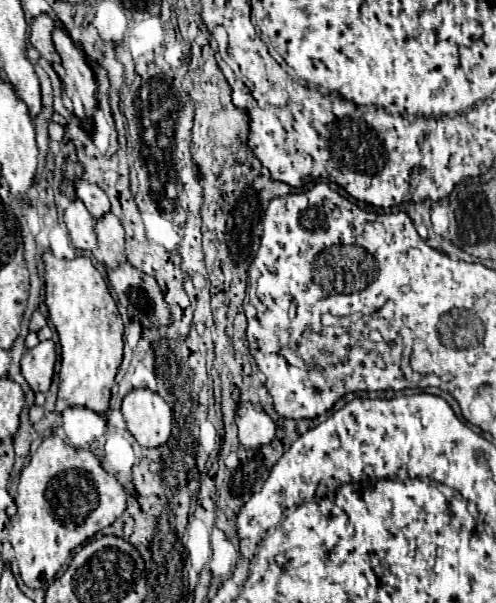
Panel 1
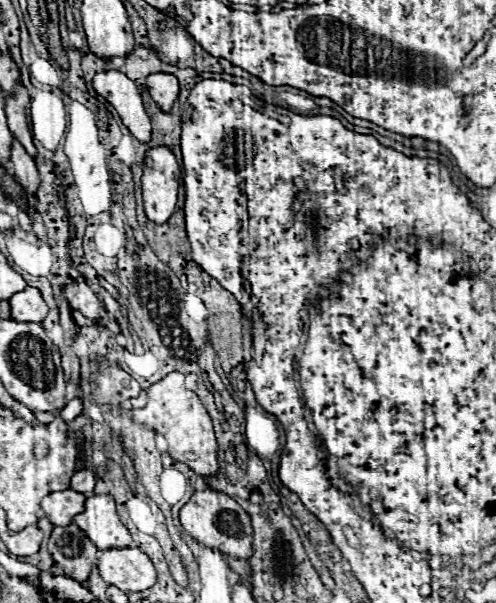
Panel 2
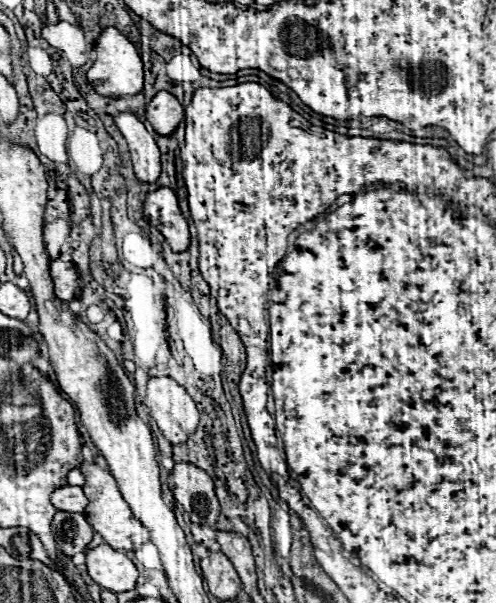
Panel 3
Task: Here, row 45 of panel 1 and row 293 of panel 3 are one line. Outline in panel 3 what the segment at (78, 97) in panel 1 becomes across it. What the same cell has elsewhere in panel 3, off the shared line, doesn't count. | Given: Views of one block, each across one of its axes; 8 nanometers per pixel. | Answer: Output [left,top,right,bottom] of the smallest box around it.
[50,258,80,302]

